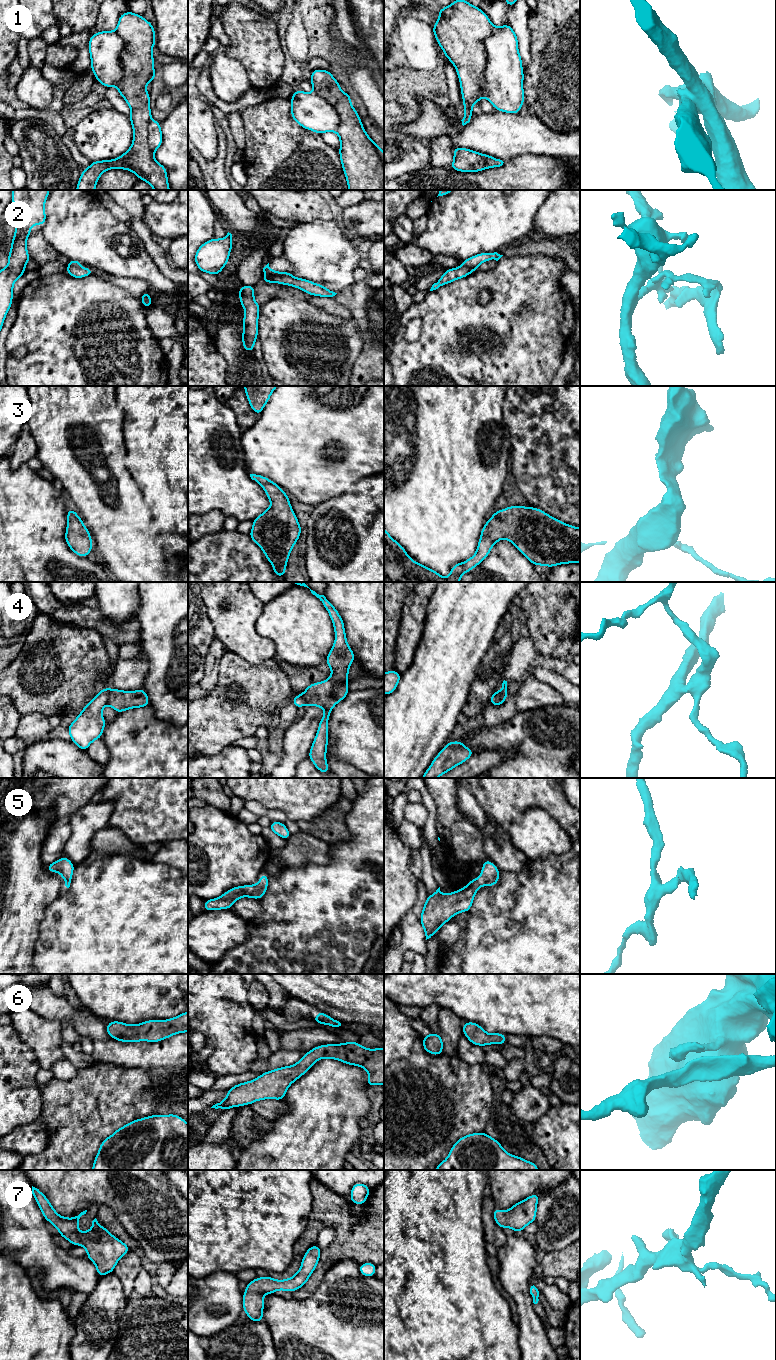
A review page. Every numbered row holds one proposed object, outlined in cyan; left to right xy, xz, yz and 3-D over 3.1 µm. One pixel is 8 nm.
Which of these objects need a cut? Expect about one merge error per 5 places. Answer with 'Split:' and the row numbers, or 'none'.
Split: 1, 2, 4

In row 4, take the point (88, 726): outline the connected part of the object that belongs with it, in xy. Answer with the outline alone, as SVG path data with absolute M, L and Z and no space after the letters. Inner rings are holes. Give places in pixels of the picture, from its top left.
M104 687L67 728L71 741L82 751L86 752L94 740L102 737L104 727L107 724L102 710L107 704L109 692L109 688Z

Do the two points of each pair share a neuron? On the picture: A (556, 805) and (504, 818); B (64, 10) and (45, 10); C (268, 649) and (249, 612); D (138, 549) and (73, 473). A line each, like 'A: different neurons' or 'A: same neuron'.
A: same neuron
B: different neurons
C: same neuron
D: same neuron

